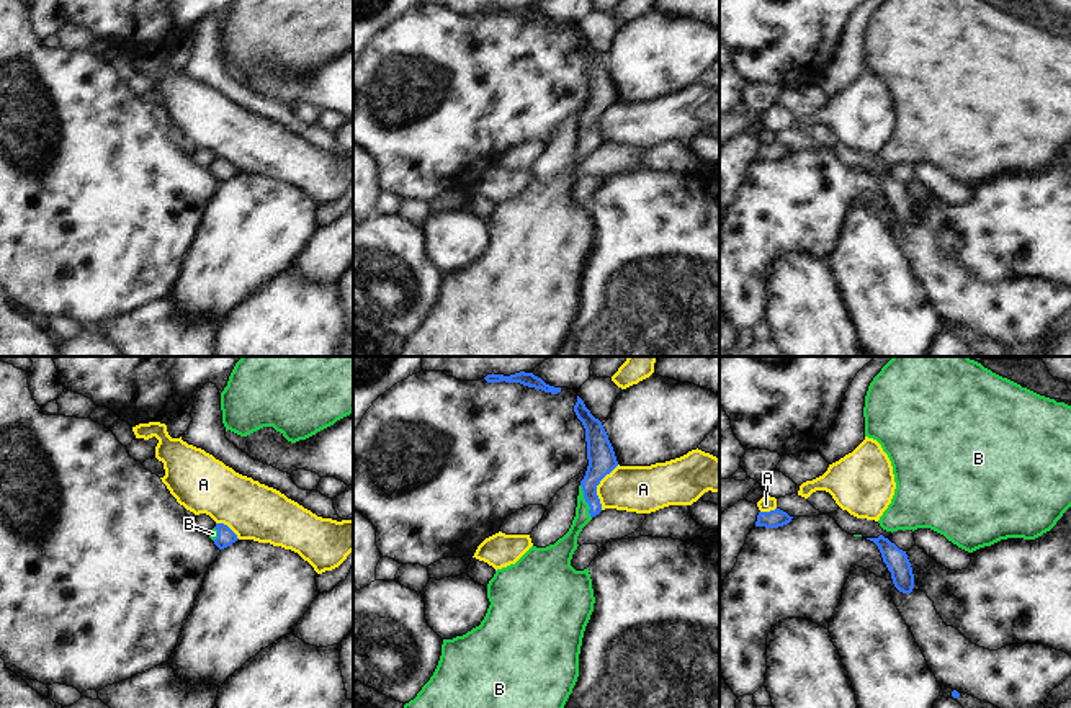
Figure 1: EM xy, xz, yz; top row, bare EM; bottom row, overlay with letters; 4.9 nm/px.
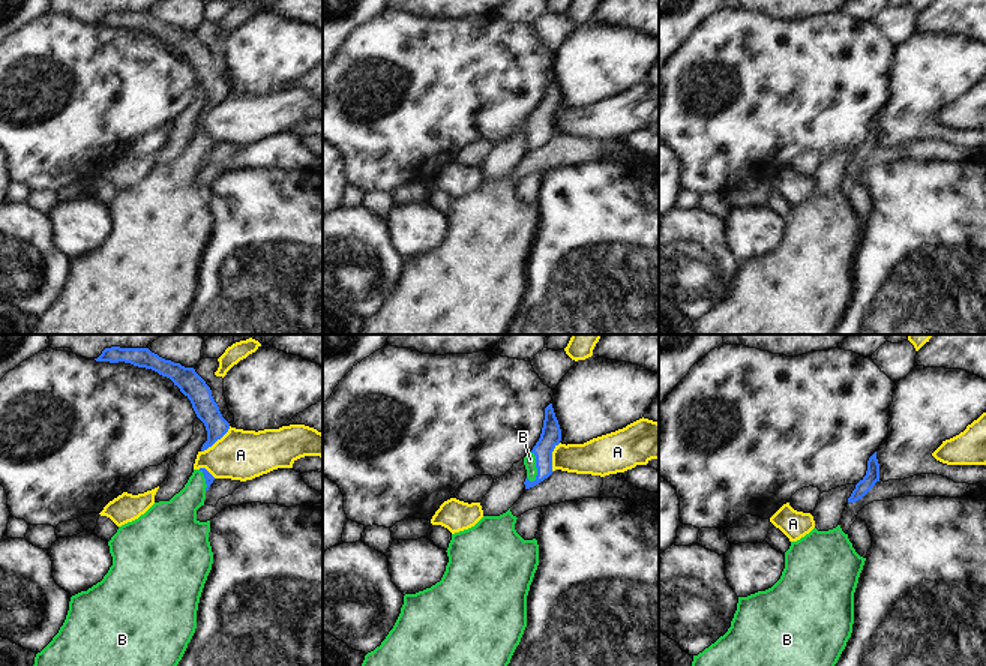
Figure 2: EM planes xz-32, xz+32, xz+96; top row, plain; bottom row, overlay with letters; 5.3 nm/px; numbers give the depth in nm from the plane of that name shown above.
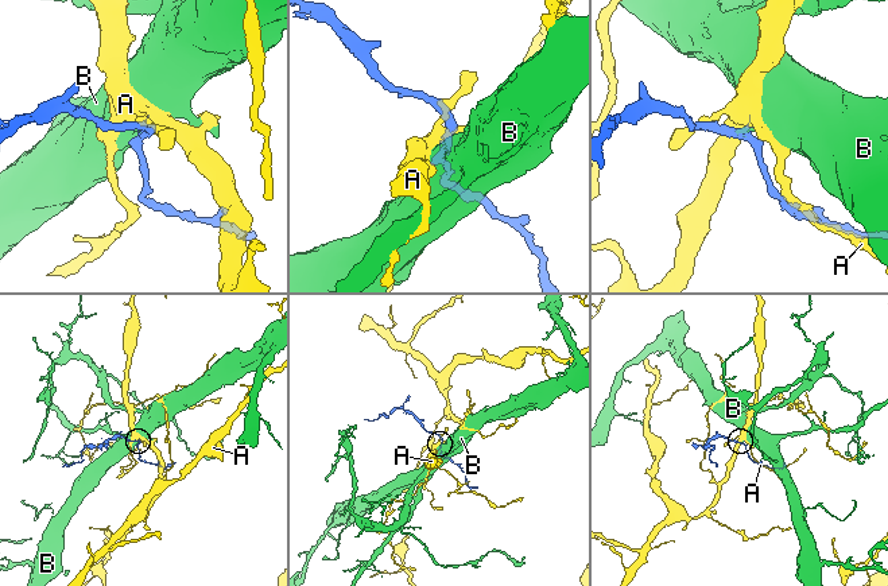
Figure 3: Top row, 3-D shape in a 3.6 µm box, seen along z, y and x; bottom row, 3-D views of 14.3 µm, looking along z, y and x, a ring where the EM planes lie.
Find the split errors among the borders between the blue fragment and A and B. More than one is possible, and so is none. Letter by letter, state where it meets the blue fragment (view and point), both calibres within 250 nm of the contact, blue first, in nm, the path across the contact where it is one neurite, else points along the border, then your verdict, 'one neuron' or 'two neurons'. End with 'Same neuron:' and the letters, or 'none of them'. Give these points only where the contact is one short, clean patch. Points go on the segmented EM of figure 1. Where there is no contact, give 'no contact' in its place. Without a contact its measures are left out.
A: meets blue in xz at (597, 484); 140 nm thick on the blue side, 240 nm on the other; two neurons
B: meets blue in xz at (586, 501); 140 nm thick on the blue side, 100 nm on the other; runs through xz (600, 455), (586, 501), (584, 515), (564, 546); one neuron
Same neuron: B

